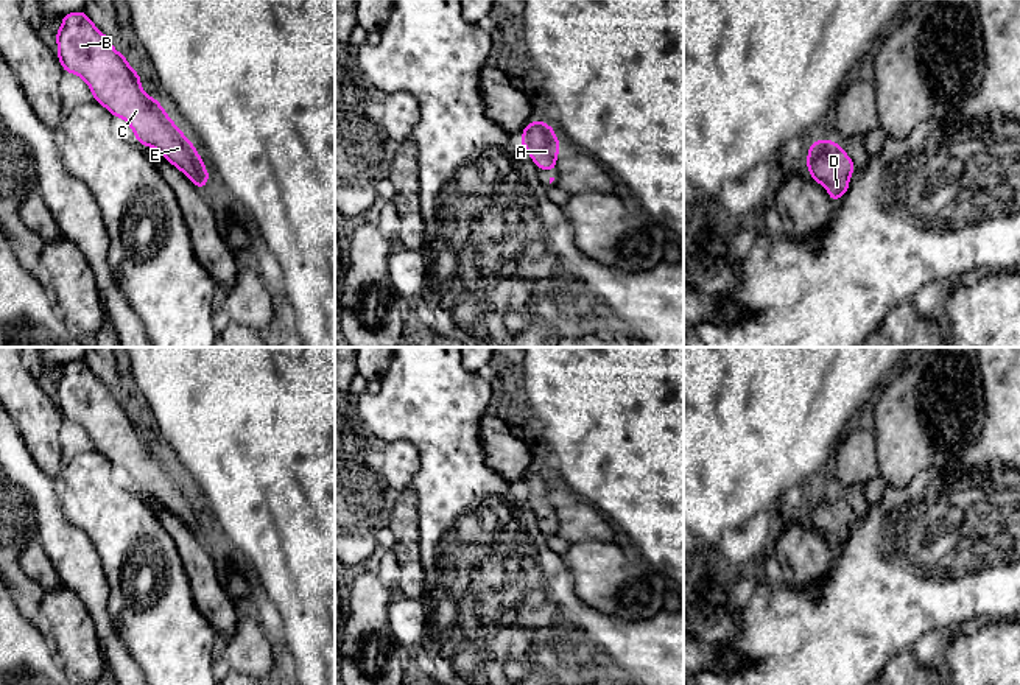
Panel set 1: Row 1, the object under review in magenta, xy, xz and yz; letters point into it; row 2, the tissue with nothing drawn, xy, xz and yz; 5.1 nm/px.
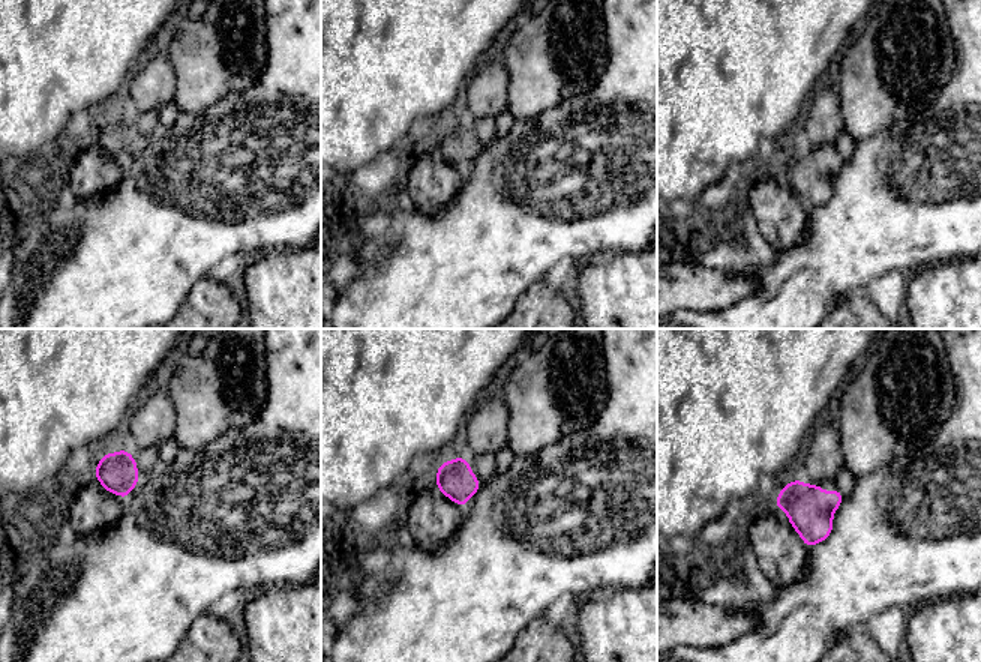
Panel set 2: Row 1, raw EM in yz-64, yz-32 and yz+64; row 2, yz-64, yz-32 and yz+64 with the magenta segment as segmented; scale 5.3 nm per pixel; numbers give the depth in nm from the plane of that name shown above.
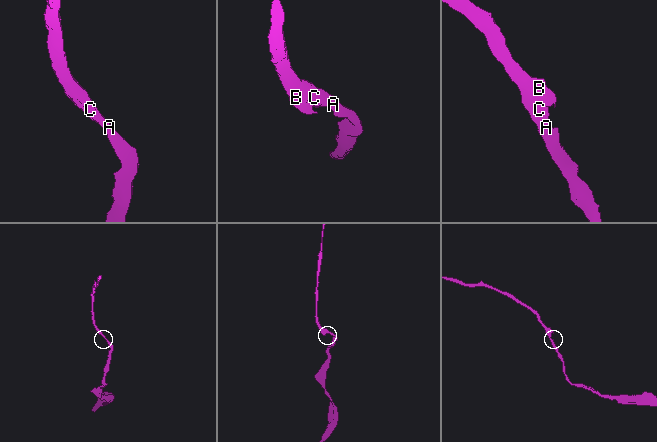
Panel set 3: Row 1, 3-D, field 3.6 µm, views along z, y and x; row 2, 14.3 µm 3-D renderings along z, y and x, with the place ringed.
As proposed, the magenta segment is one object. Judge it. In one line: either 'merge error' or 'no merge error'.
no merge error

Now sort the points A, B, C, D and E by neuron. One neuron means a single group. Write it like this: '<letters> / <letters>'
A B C D E

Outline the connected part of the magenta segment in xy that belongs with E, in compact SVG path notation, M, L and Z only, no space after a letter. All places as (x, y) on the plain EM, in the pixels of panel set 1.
M84 360L62 366L56 389L64 420L81 425L95 450L112 465L129 472L140 494L157 498L202 539L210 525L196 497L170 469L159 448L143 441L140 422L129 416Z

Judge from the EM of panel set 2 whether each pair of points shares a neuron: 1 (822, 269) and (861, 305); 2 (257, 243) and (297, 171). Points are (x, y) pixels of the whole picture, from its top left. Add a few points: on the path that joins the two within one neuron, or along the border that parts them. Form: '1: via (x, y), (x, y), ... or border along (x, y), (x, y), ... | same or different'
1: border along (863, 290), (851, 296) | different
2: via (257, 225), (257, 212), (279, 189) | same

